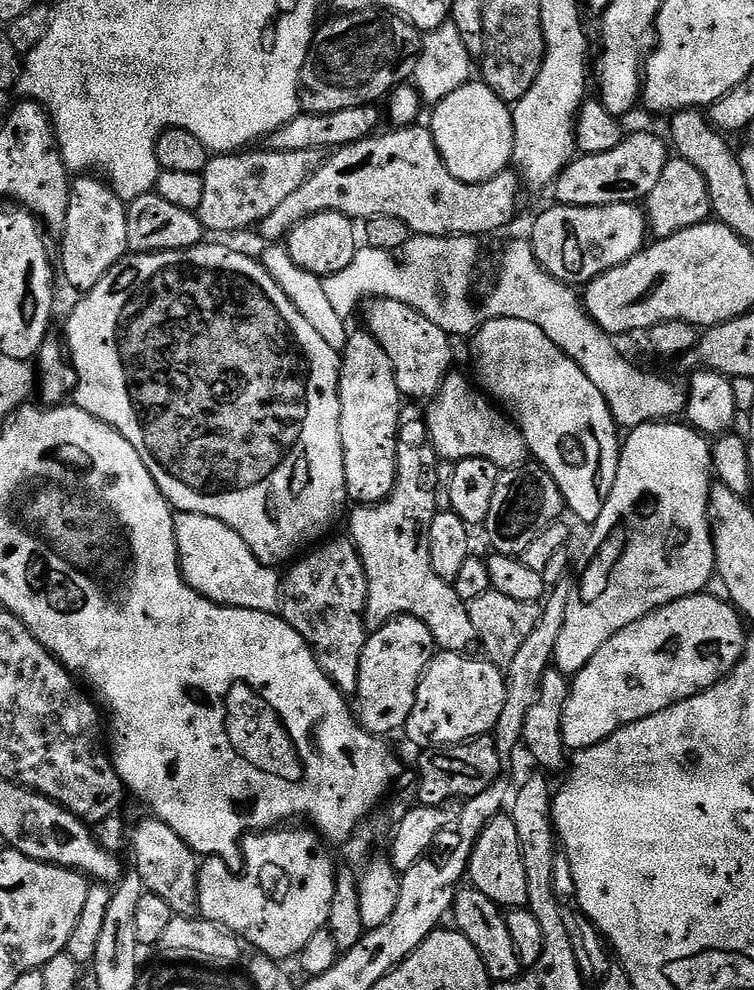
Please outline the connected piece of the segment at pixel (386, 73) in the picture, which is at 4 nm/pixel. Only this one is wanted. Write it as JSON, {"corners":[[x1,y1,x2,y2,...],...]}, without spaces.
{"corners":[[379,10,355,12,354,14,336,14,333,17,333,20,329,24,321,23,317,27,316,34,312,38,312,48,304,58,302,74,300,75,300,107,303,111,314,114,334,114,334,110,347,110,349,106,376,104,383,101,391,93,393,88,399,88,405,82,411,81,415,77,416,63,422,51,422,34,413,24,406,22,401,16,395,16,393,12,382,12]]}

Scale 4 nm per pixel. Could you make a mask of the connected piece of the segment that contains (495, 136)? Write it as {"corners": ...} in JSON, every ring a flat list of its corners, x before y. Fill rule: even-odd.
{"corners":[[483,82,463,84,454,94,442,98,431,109,432,140,438,146,446,170,458,182,481,184,498,174,509,171,514,154,514,122,512,108,494,94]]}

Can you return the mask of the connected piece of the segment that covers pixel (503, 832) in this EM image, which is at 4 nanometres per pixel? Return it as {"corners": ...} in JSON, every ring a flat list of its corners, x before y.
{"corners":[[511,815,495,816,486,830,482,830,474,846,474,854,470,854,467,879,471,887,486,894,486,898,502,910,528,907,526,862,522,862,522,842,518,842,518,826,514,826]]}

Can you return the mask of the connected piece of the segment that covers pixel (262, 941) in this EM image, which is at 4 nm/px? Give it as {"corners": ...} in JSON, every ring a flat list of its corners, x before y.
{"corners":[[280,826,275,830,253,832,251,836,244,837,244,873,241,876,235,876,228,869,231,868,229,861,219,856,209,856,201,863,198,880,199,915,210,922,218,922,222,928,236,933,247,943,249,940,259,955,268,956,277,962,285,962,291,956,292,959,299,957,312,935,328,926,330,901,334,899,338,871,338,864,332,861,332,856,328,853,329,845,322,839,321,833,308,826,292,827,296,826]]}

